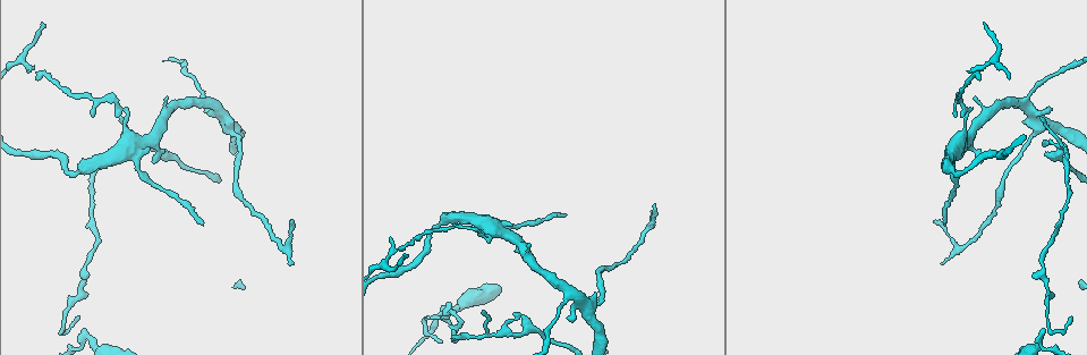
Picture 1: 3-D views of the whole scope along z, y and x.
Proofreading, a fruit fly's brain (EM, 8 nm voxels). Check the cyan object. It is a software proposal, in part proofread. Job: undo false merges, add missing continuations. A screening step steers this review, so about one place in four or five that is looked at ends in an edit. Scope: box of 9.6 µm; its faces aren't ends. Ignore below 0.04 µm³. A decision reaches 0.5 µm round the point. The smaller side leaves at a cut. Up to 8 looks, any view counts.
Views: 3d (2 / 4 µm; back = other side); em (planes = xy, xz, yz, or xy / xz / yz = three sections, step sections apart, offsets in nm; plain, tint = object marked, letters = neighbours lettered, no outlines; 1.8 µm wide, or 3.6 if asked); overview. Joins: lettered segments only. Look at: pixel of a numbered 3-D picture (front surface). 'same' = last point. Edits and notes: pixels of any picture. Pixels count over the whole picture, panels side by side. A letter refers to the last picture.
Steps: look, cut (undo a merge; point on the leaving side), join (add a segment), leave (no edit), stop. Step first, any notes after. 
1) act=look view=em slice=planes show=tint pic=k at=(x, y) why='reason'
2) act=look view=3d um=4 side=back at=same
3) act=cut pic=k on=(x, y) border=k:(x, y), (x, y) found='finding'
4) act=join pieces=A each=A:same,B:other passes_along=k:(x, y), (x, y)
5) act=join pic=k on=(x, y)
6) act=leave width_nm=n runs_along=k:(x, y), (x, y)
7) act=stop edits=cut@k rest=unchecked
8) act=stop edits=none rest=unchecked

act=look view=em slice=yz step=16 show=letters pic=1 at=(291, 263) why='free end'

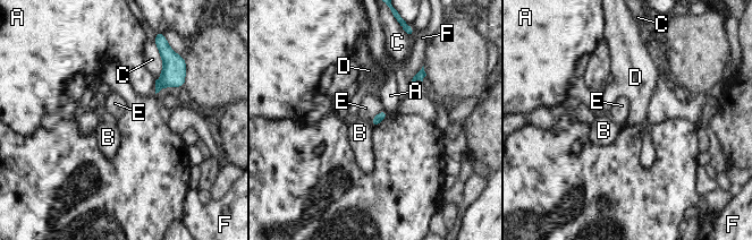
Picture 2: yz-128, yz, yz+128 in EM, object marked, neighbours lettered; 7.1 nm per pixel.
act=leave width_nm=70 each=A:other,B:other,C:other,D:other,E:other,F:other border=2:(382, 108), (369, 121) found='none of them fits'

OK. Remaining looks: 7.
act=look view=em slice=xy step=4 show=letters pic=1 at=(519, 313) why='thin end'

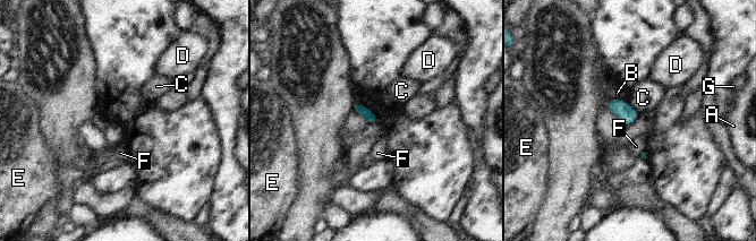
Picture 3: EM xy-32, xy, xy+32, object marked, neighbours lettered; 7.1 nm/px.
act=leave each=A:other,B:other,C:other,D:other,E:other,F:other,G:other found='none of them fits'

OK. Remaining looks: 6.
act=look view=3d um=4 pic=1 at=(494, 227) why='arms part here'

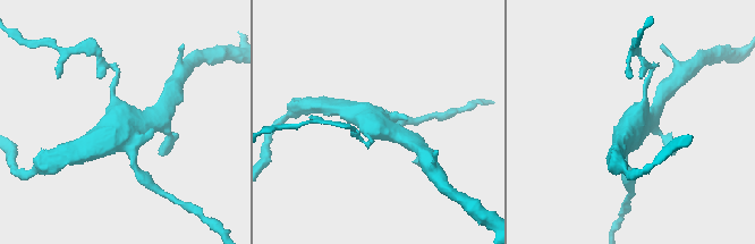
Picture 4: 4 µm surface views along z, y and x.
act=look view=em slice=planes show=letters pic=4 at=(378, 125)

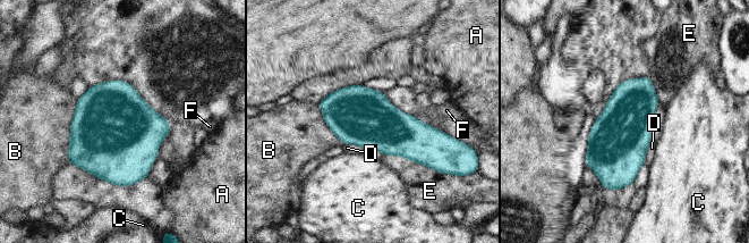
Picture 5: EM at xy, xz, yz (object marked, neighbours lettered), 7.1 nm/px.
act=leave each=A:other,B:other,C:other,D:other,E:other,F:other border=5:(650, 141), (644, 164) found='one neuron here'

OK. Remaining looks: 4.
act=stop edits=none rest=unchecked

